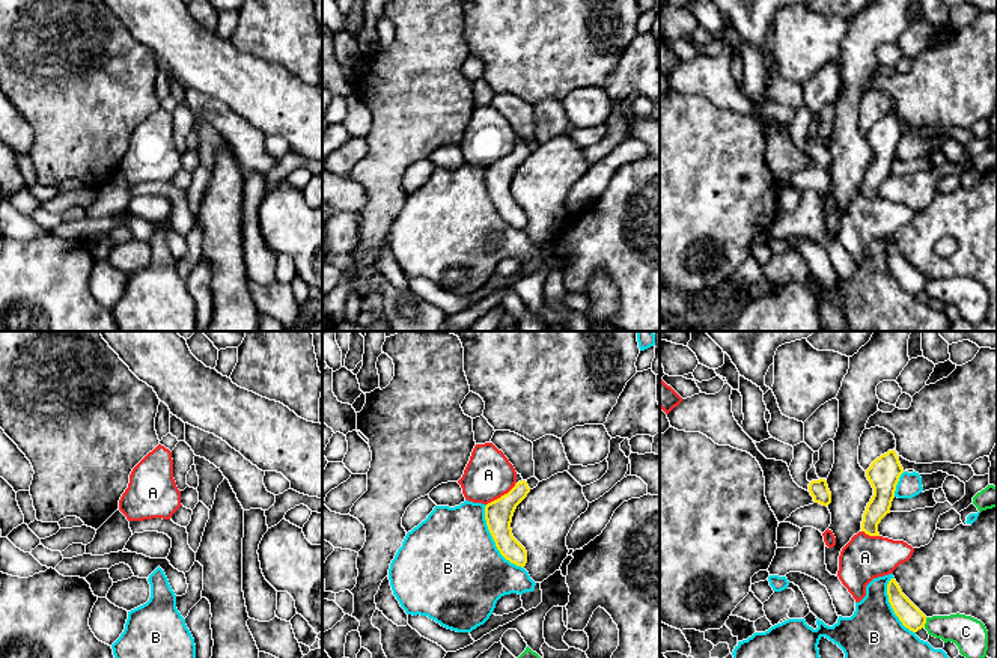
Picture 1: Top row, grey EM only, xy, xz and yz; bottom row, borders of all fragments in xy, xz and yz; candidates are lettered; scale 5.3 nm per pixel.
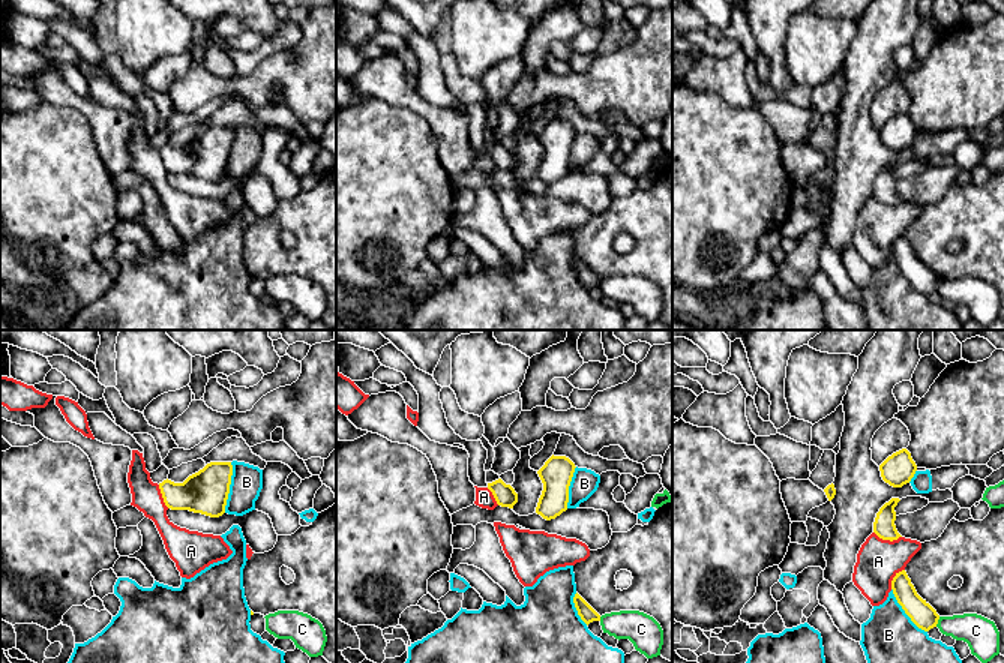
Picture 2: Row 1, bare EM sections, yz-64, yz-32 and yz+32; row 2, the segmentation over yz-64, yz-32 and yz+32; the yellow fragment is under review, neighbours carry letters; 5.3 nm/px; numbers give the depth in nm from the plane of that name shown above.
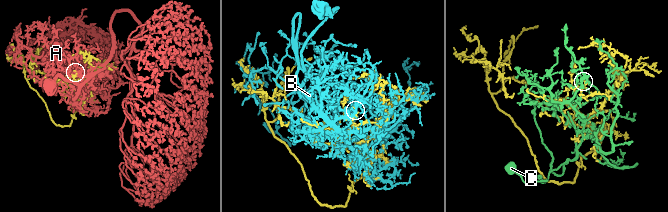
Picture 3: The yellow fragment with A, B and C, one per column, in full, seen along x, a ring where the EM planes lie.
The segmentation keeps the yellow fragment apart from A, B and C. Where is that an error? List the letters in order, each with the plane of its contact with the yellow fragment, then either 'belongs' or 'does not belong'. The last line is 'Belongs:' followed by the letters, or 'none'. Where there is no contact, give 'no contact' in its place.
A: xz | does not belong
B: xz | does not belong
C: yz | does not belong
Belongs: none

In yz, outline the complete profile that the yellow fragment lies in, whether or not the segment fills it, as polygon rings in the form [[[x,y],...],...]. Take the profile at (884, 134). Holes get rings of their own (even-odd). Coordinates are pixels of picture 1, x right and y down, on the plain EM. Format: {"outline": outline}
{"outline": [[[895,113],[877,120],[866,133],[866,140],[874,151],[874,158],[866,169],[861,184],[861,194],[869,199],[880,199],[878,187],[890,176],[896,148],[904,131]]]}

